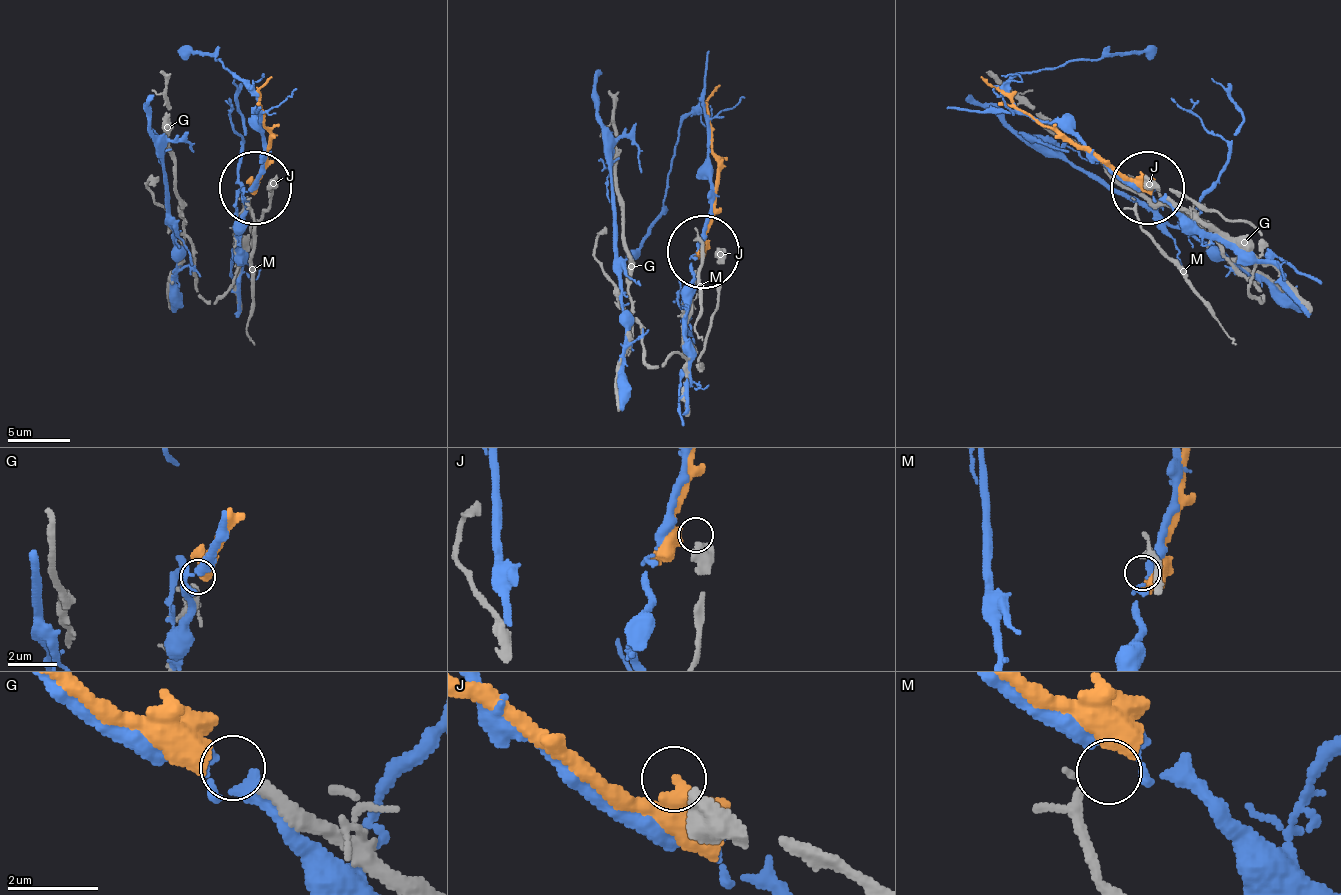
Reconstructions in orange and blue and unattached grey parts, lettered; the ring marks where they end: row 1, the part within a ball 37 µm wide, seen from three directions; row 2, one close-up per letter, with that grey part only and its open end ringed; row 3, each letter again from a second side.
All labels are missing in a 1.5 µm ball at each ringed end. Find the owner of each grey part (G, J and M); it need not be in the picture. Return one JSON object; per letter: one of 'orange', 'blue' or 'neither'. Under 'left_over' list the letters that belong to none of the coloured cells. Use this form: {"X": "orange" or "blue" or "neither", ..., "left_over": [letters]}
{"G": "orange", "J": "neither", "M": "blue", "left_over": ["J"]}

